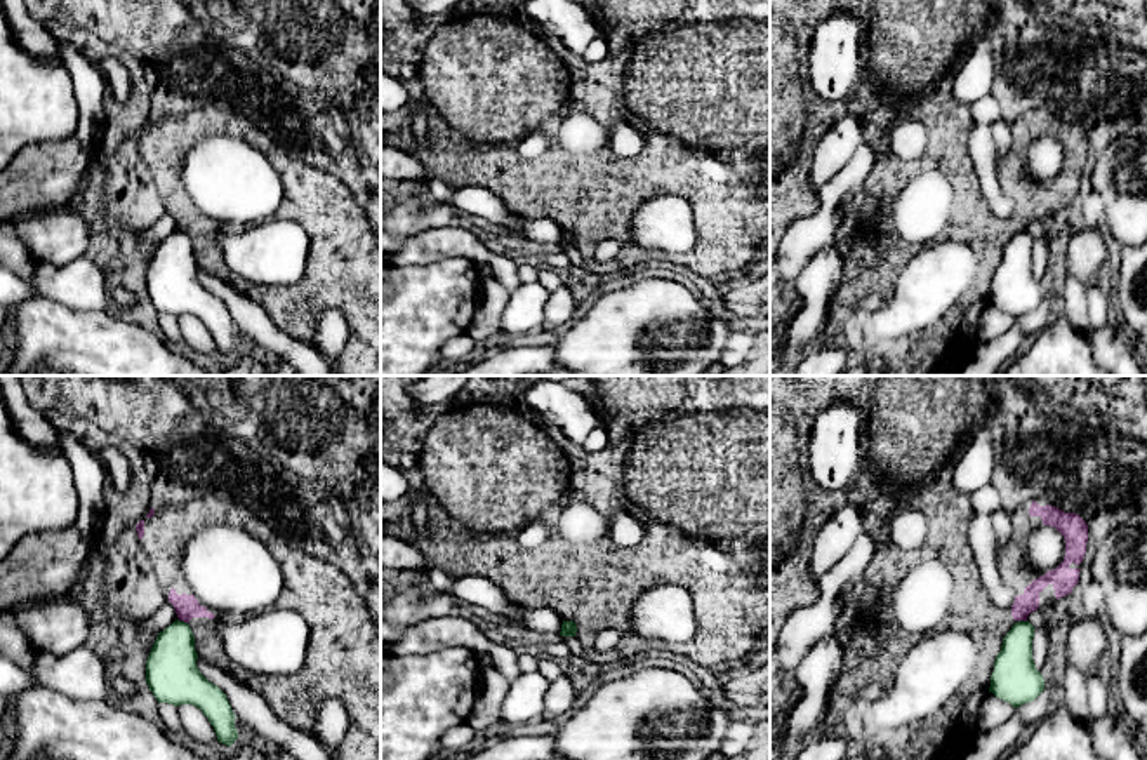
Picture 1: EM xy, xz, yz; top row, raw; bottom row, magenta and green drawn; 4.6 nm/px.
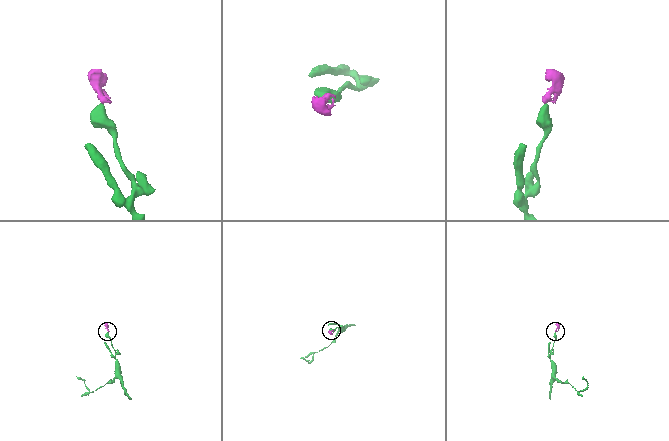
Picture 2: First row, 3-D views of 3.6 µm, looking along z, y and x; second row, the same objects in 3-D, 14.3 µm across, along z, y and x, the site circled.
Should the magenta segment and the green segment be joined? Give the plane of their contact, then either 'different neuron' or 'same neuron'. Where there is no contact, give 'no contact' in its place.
xy | different neuron

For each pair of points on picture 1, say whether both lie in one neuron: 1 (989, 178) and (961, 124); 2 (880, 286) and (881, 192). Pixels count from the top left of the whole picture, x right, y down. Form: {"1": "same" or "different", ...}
{"1": "different", "2": "same"}

